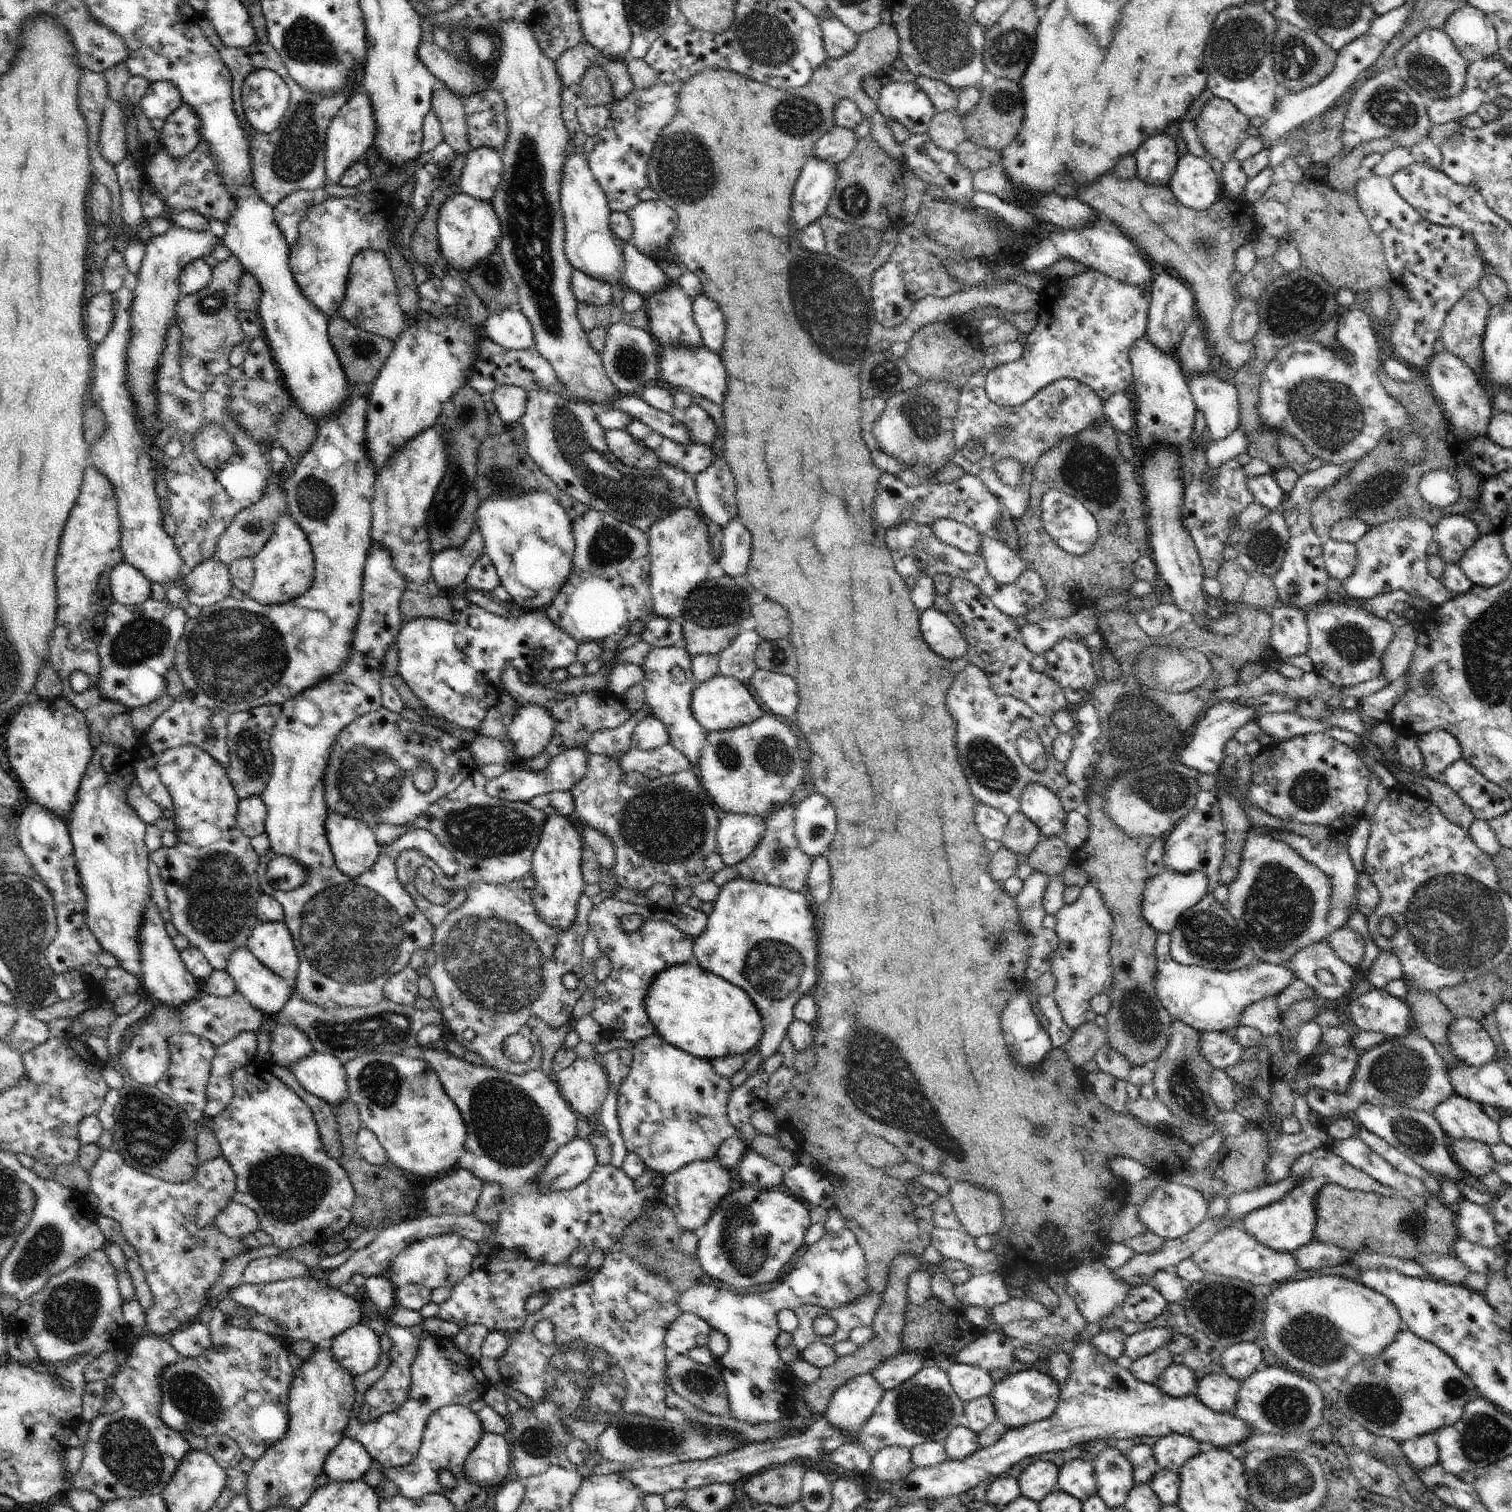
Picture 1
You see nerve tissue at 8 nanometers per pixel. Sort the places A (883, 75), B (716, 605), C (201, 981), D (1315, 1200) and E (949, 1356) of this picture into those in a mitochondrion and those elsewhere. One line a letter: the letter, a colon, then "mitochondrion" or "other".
A: other
B: mitochondrion
C: other
D: other
E: other

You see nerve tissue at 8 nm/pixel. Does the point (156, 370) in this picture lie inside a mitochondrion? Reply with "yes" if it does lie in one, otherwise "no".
no

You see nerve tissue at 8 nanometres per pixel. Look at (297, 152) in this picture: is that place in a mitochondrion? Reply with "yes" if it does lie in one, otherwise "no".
yes

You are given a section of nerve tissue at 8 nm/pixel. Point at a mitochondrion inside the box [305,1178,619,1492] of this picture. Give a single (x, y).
(535, 1442)

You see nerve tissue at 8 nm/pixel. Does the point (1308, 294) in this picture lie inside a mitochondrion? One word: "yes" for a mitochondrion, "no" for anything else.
yes

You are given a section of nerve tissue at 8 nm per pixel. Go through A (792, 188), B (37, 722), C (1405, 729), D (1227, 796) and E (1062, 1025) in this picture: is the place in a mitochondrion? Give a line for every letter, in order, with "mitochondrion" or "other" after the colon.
A: other
B: other
C: other
D: other
E: other

